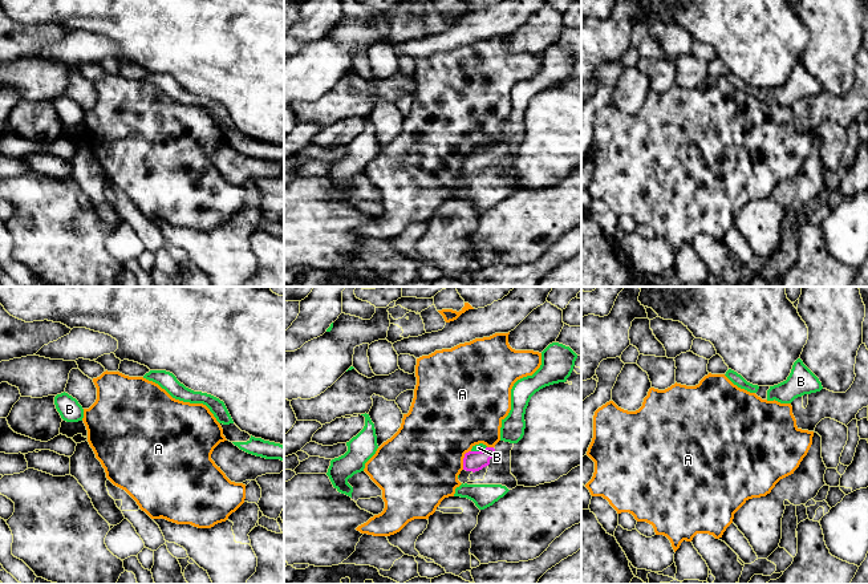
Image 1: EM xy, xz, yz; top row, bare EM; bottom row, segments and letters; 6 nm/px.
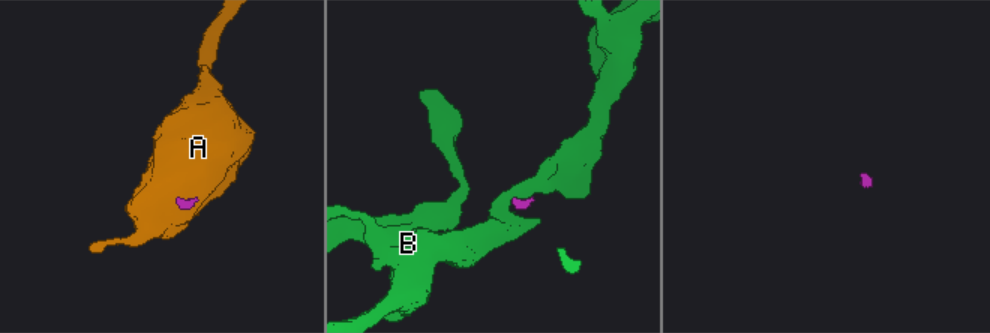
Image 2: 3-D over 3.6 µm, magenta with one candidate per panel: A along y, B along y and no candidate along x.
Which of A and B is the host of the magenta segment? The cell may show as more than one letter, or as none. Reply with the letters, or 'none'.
B

